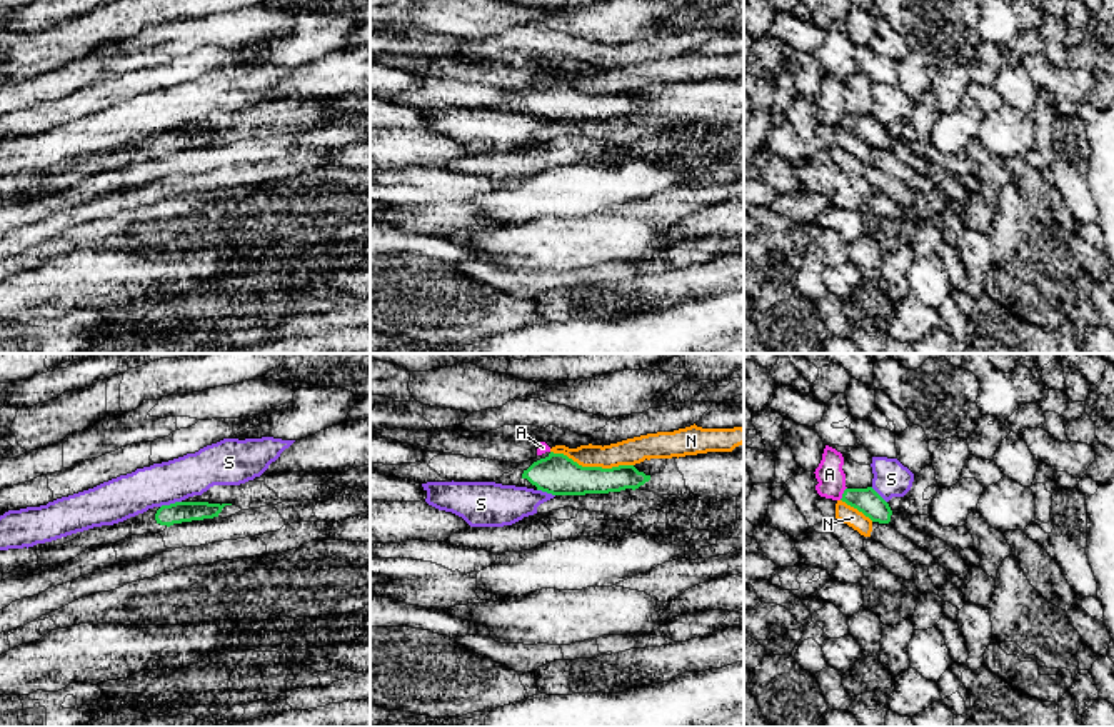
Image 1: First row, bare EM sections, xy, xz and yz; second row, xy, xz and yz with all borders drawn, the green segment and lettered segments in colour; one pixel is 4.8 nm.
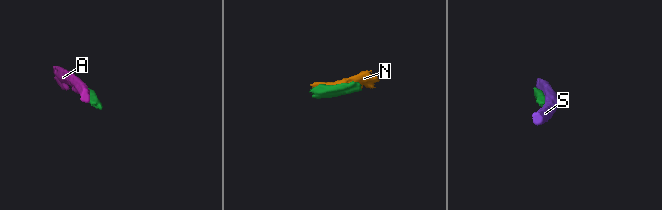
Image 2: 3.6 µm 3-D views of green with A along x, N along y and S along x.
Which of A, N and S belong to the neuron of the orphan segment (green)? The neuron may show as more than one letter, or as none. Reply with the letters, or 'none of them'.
none of them

